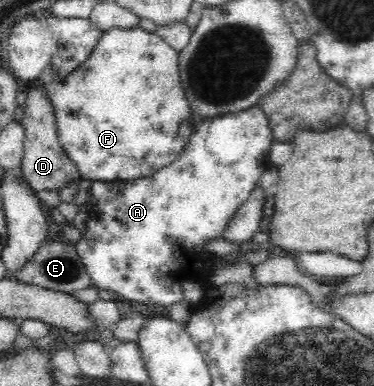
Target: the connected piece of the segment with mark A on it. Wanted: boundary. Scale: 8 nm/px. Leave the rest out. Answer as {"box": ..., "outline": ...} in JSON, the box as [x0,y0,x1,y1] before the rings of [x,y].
{"box":[74,105,274,306],"outline":[[[254,105],[244,111],[237,111],[233,114],[226,114],[213,119],[205,131],[203,125],[198,121],[191,127],[191,131],[193,131],[193,133],[189,135],[191,139],[188,139],[188,142],[185,144],[185,149],[183,149],[179,157],[177,157],[173,163],[170,163],[167,167],[162,167],[157,173],[154,173],[150,177],[133,179],[129,182],[122,182],[121,180],[93,182],[91,189],[92,197],[87,207],[85,234],[81,234],[79,241],[77,241],[74,246],[75,250],[77,250],[77,254],[79,254],[79,258],[81,258],[81,262],[83,262],[83,267],[87,270],[91,282],[93,282],[93,286],[97,287],[100,292],[105,289],[110,289],[117,293],[117,295],[121,295],[121,297],[129,299],[133,303],[139,302],[171,306],[173,303],[183,300],[183,292],[181,284],[179,284],[181,281],[191,279],[206,287],[205,283],[208,275],[211,275],[213,270],[237,264],[232,262],[227,263],[227,261],[223,260],[223,257],[221,257],[219,261],[215,261],[213,257],[210,257],[208,253],[204,252],[202,245],[210,239],[221,238],[221,231],[224,230],[226,223],[229,223],[229,220],[235,215],[238,207],[241,207],[241,204],[245,203],[245,200],[255,191],[260,175],[267,167],[271,166],[268,157],[271,144],[274,142],[274,137],[268,125],[268,117],[265,116],[265,113],[258,105]]]}

